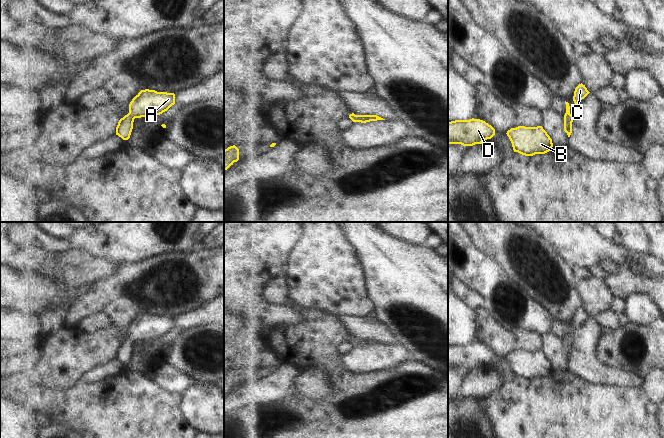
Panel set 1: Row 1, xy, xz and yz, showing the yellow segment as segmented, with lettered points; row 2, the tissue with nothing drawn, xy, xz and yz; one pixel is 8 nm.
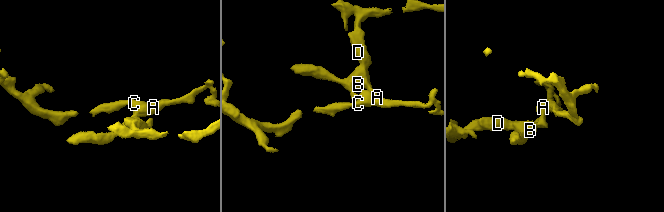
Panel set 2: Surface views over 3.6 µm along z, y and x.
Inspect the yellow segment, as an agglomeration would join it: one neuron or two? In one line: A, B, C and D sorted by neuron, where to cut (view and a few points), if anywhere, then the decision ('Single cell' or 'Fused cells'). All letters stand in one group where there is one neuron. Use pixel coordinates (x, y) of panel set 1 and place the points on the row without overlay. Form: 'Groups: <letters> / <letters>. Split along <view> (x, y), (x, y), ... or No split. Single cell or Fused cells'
Groups: A B C D. No split. Single cell.

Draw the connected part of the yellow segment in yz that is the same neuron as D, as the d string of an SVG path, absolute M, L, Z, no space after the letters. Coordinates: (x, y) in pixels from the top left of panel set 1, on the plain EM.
M480 343L455 344L448 346L448 368L473 370L482 368L495 359L495 353Z

